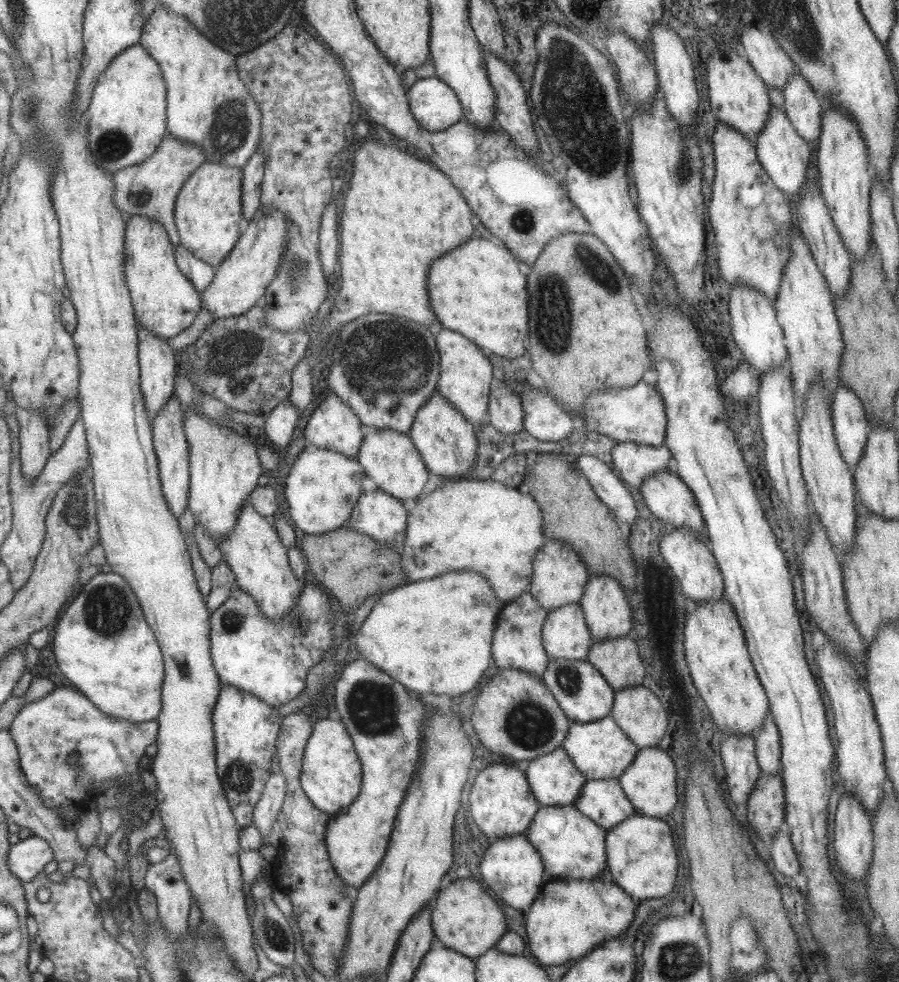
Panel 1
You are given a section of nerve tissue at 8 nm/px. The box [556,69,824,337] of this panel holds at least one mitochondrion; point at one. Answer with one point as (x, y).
(590, 260)

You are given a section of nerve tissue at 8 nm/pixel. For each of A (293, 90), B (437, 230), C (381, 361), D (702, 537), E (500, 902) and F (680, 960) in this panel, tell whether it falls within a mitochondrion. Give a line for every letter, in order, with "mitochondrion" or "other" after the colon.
A: other
B: other
C: mitochondrion
D: other
E: other
F: mitochondrion

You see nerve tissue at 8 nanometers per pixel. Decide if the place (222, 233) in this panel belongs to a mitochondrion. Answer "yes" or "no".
no

